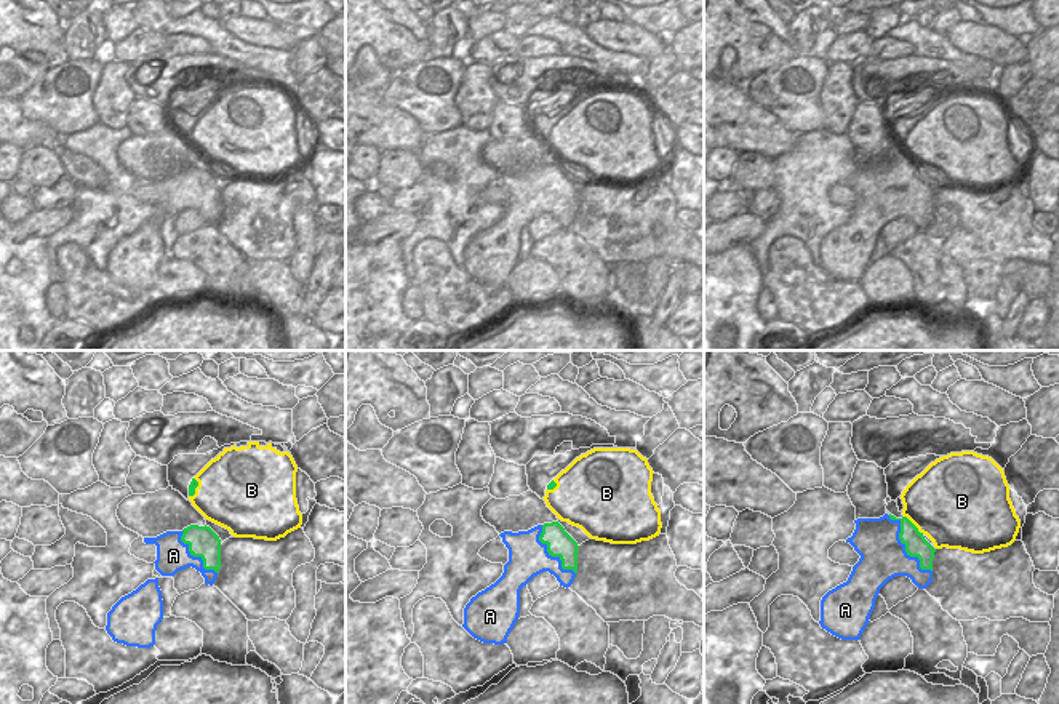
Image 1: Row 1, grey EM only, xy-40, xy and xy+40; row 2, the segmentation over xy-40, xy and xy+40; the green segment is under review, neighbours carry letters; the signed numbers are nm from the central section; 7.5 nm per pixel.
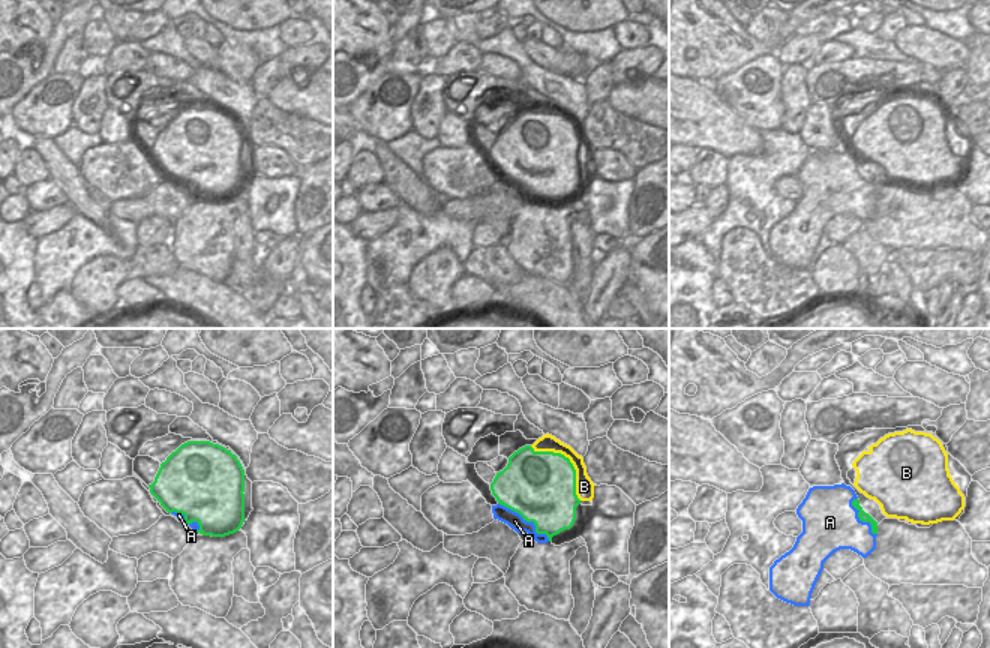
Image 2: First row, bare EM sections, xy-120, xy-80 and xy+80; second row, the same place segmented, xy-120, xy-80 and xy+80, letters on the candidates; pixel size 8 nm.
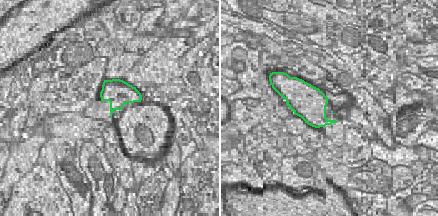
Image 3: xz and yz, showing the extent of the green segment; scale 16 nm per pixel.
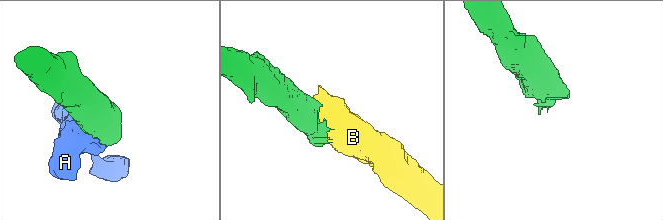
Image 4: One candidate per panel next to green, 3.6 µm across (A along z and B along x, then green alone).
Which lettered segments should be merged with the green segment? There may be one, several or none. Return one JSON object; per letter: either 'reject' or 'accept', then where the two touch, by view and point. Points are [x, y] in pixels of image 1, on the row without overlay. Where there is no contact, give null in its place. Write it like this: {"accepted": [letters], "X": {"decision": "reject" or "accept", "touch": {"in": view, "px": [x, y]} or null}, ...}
{"accepted": ["B"], "A": {"decision": "reject", "touch": {"in": "xy+40", "px": [906, 188]}}, "B": {"decision": "accept", "touch": {"in": "xy+40", "px": [914, 167]}}}

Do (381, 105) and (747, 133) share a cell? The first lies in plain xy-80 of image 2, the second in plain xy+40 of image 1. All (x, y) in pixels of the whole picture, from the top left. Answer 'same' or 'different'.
different

